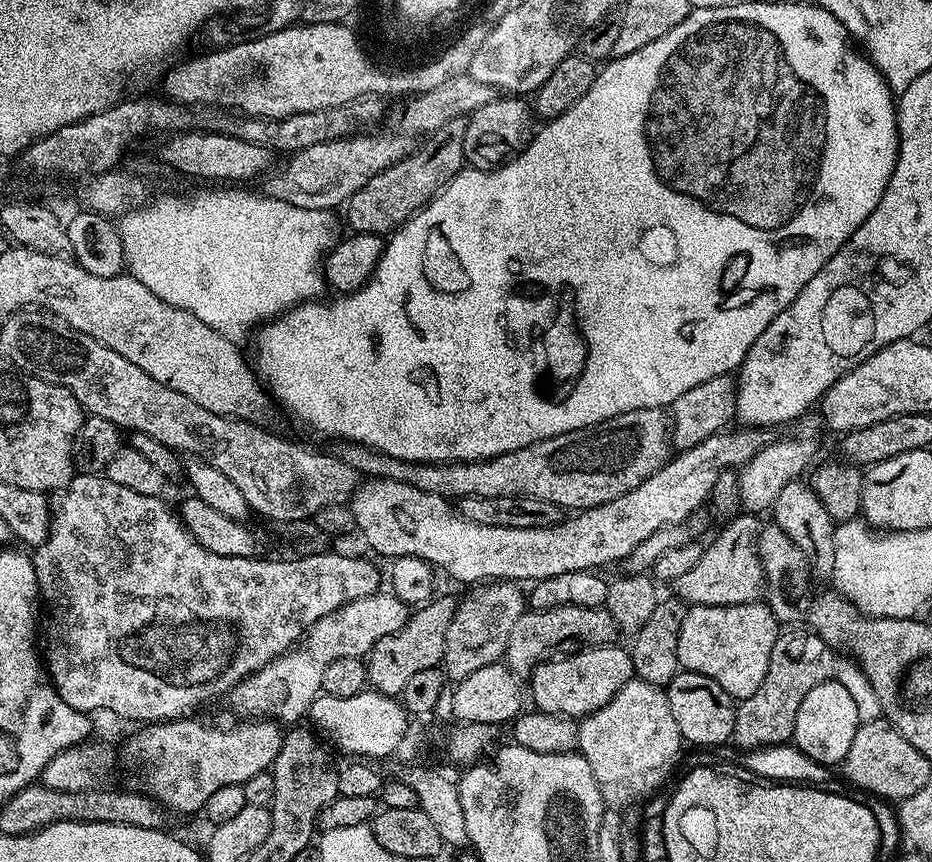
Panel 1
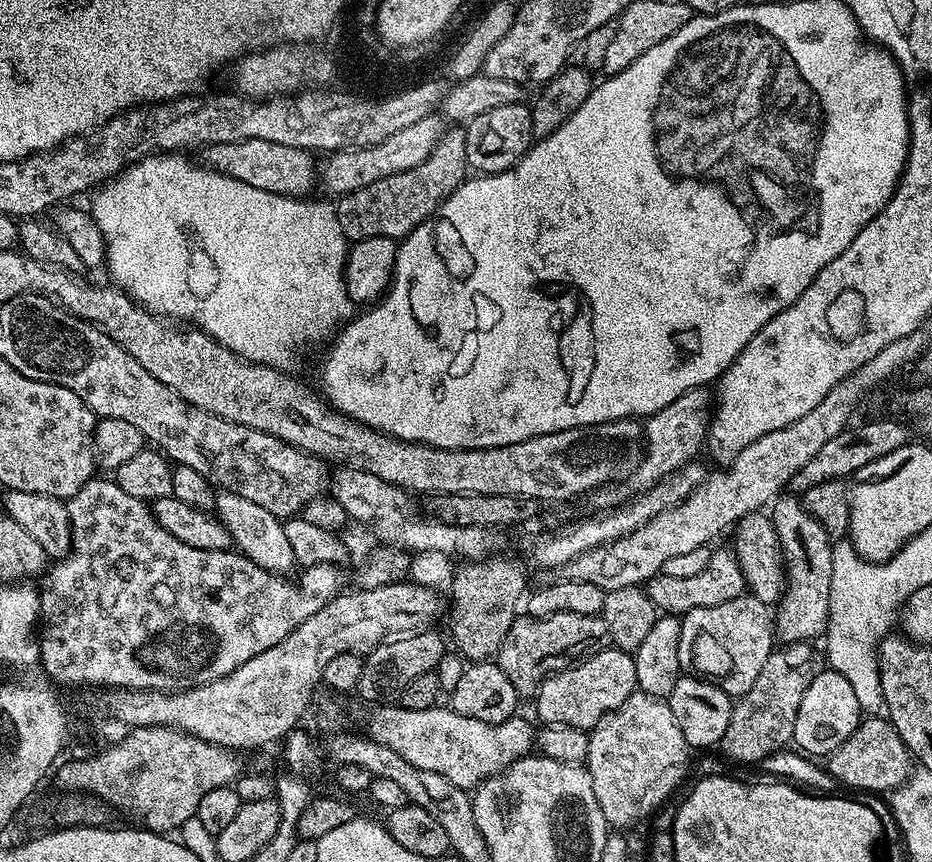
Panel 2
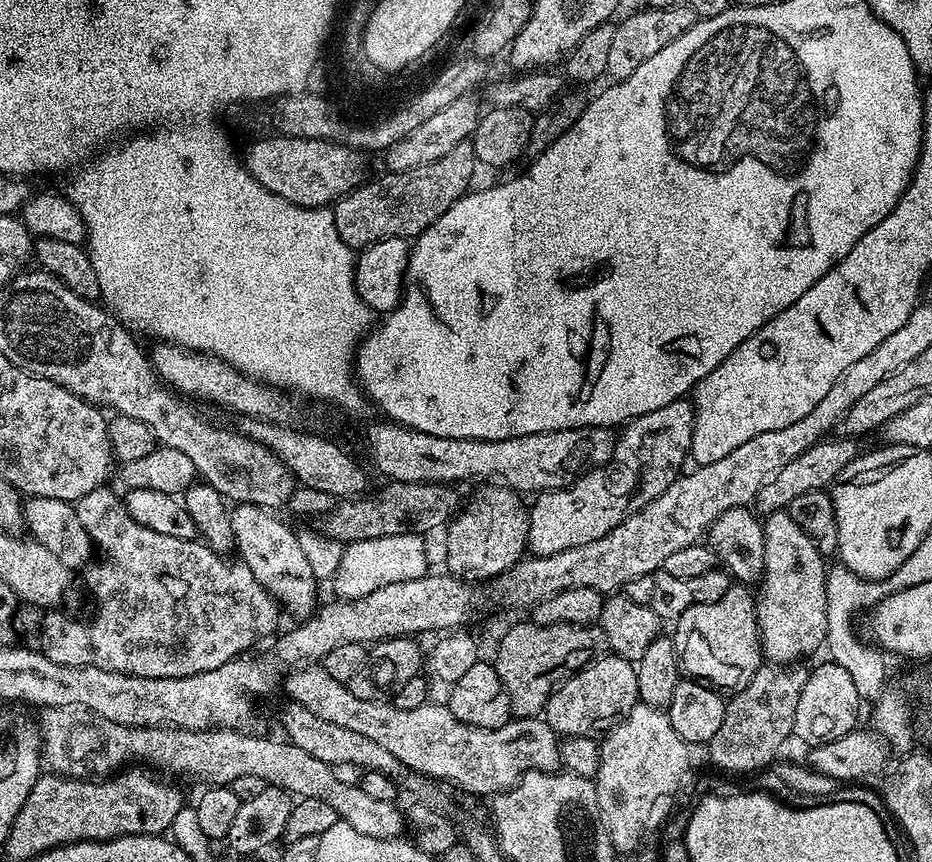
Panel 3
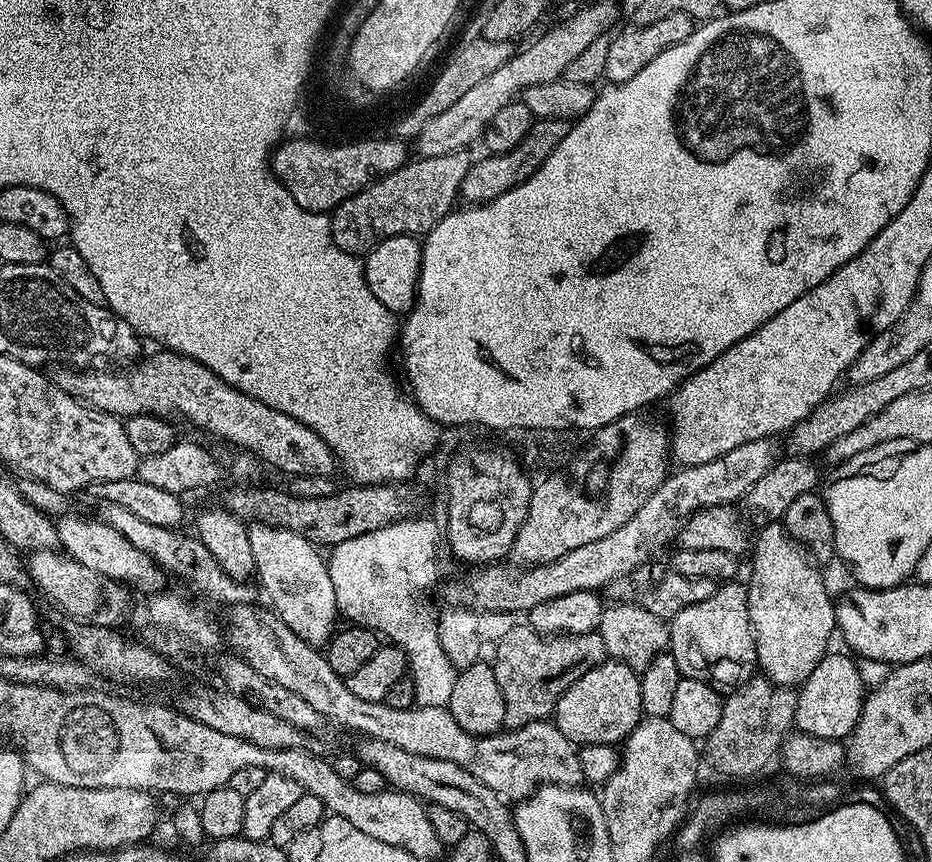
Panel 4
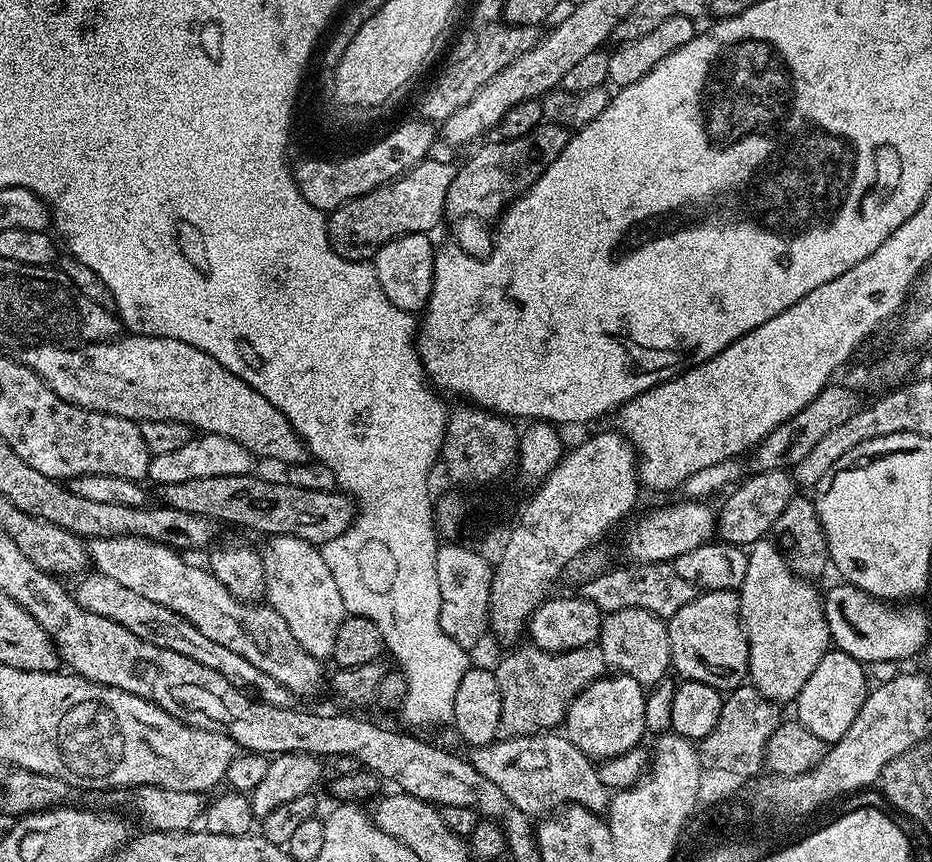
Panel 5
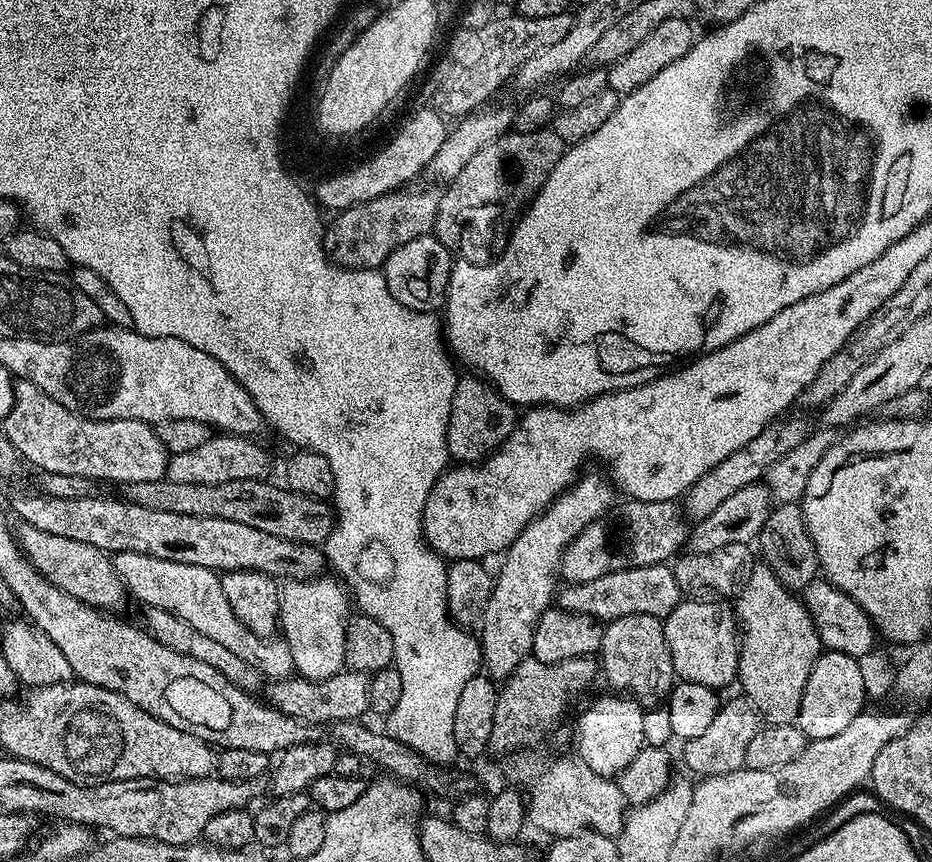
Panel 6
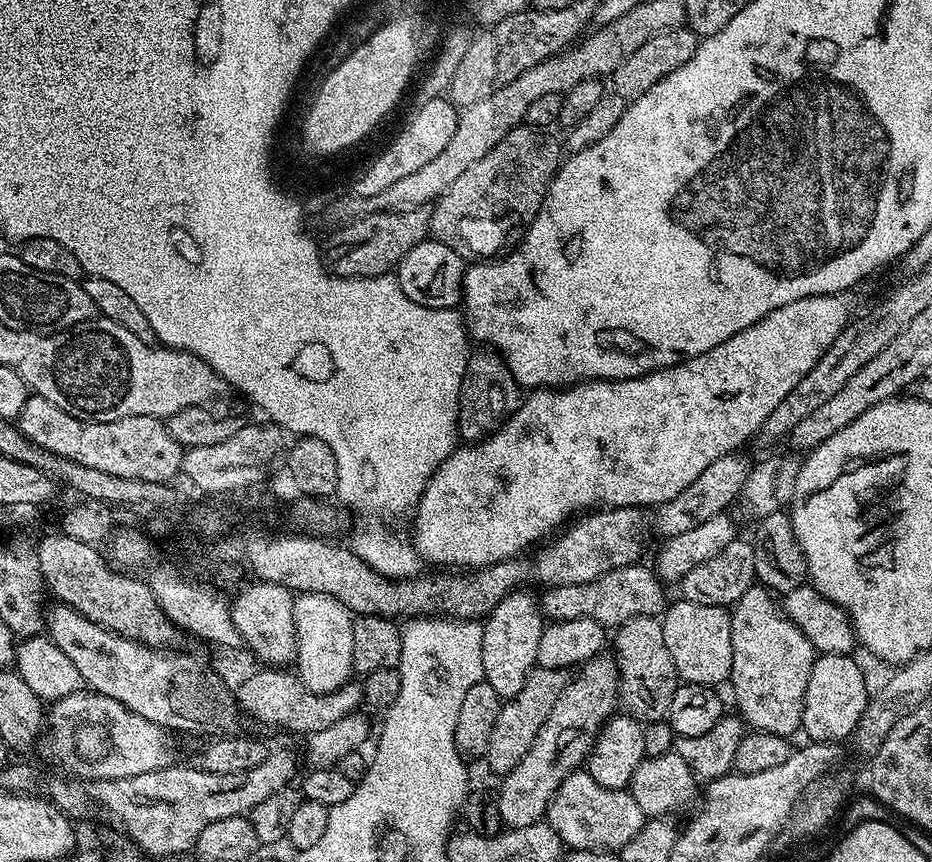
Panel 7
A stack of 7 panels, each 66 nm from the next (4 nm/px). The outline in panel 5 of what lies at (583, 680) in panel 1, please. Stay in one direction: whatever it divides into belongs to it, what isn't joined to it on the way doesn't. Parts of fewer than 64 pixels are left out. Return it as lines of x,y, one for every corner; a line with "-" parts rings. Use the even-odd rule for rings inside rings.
605,674
572,700
564,716
563,731
593,762
612,760
626,754
631,748
641,747
640,739
646,736
645,695
645,685
634,682
629,676

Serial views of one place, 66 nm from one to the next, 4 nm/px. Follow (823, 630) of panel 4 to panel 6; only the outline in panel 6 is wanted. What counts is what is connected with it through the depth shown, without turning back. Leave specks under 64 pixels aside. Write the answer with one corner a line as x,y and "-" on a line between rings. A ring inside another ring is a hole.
757,562
746,586
734,597
734,611
740,642
740,671
738,684
744,687
743,695
753,704
768,724
791,724
800,715
802,690
814,662
819,658
822,645
810,614
804,609
804,601
795,591
786,589
769,570
767,564

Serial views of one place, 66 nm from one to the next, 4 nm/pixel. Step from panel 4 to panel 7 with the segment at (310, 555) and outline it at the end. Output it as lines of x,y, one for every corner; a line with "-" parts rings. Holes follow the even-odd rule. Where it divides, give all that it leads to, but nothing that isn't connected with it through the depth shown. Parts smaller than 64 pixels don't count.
317,592
295,597
292,610
296,636
296,673
314,694
332,693
351,681
354,672
353,615
337,599

